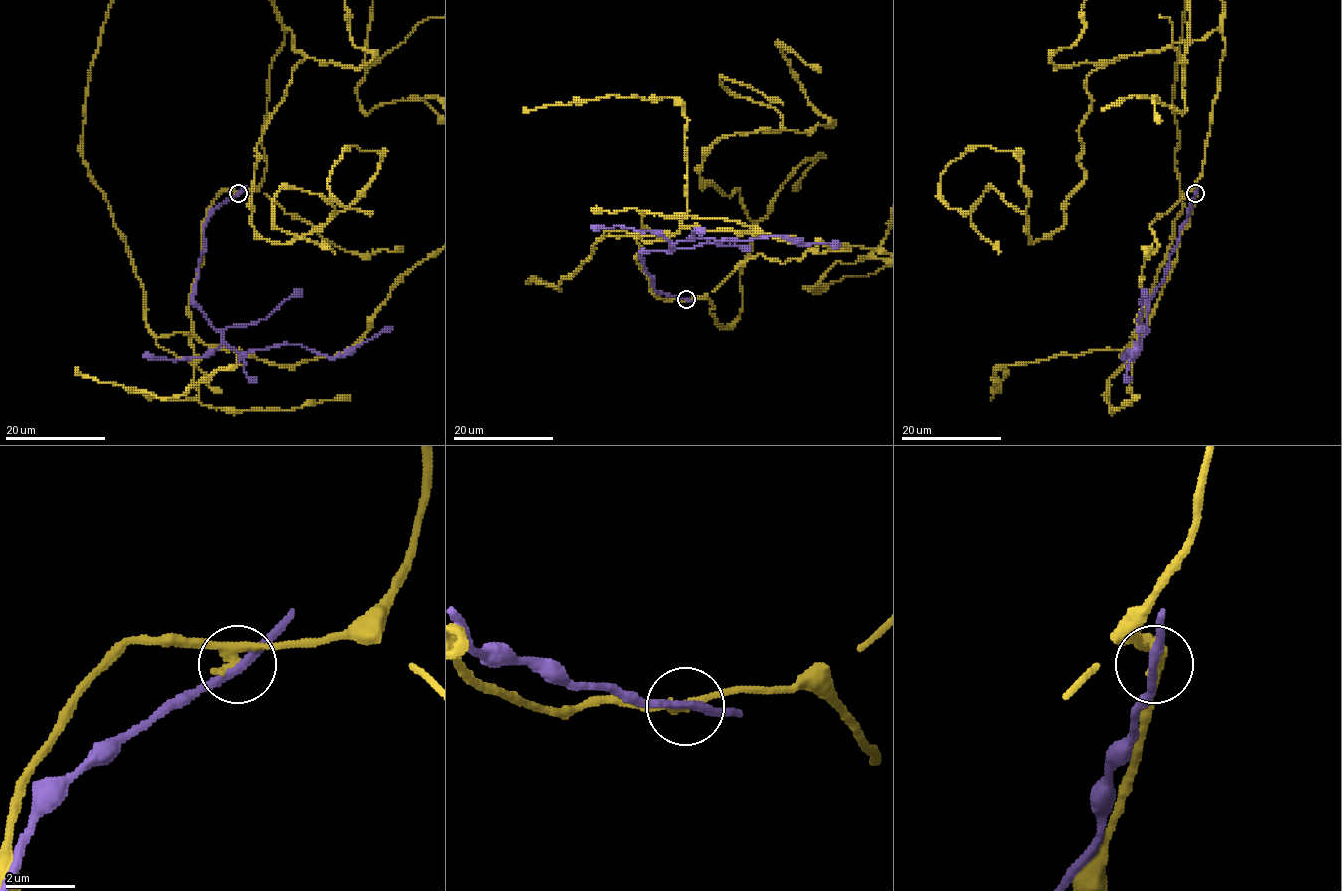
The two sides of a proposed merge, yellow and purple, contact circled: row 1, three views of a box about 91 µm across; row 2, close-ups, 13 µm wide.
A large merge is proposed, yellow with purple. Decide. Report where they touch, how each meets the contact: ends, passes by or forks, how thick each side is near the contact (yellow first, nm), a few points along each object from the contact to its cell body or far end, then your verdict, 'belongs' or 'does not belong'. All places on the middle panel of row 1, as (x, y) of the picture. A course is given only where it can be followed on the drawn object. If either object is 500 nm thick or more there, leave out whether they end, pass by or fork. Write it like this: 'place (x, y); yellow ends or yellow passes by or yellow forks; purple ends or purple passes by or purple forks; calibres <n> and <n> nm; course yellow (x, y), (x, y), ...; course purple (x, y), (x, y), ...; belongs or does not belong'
place (686, 299); yellow passes by; purple passes by; calibres 240 and 240 nm; course purple (686, 299), (667, 297), (652, 287), (653, 279), (641, 254), (711, 237), (783, 236), (803, 244), (840, 245); does not belong

